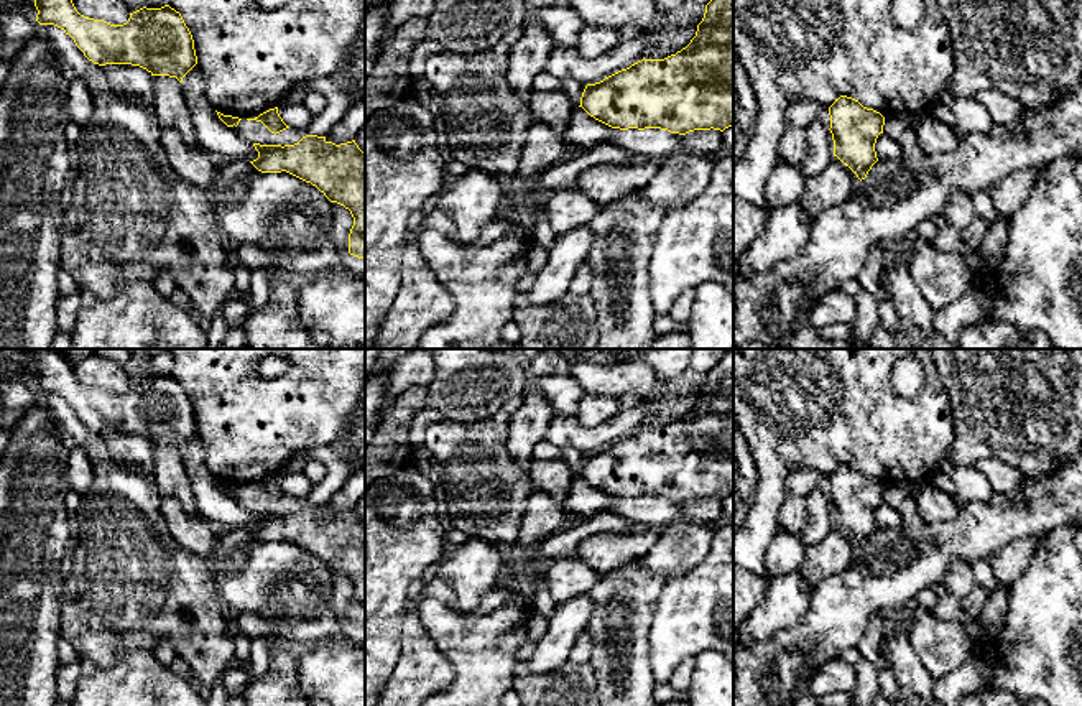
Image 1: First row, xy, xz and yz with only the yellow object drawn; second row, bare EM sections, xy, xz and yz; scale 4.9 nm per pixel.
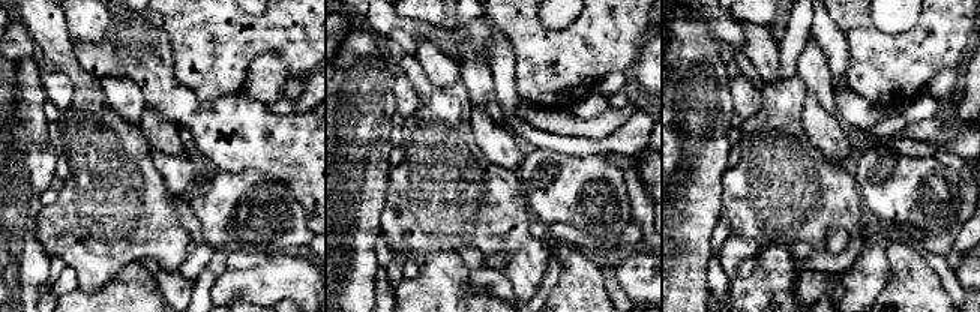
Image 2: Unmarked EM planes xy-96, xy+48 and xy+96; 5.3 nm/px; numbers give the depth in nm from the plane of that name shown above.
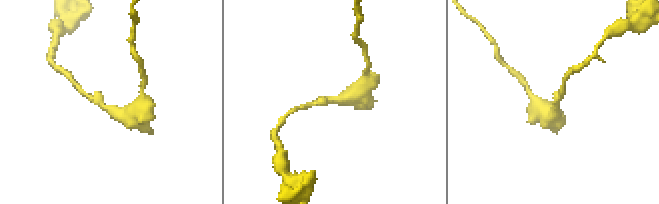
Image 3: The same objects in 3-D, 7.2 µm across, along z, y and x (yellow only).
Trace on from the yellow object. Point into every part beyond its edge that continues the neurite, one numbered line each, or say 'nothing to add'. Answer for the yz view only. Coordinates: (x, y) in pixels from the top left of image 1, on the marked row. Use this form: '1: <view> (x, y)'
nothing to add

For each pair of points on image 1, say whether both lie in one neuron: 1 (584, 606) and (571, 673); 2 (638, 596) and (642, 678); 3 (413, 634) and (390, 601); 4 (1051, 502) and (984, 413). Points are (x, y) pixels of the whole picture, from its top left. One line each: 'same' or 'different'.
1: different
2: same
3: different
4: different

